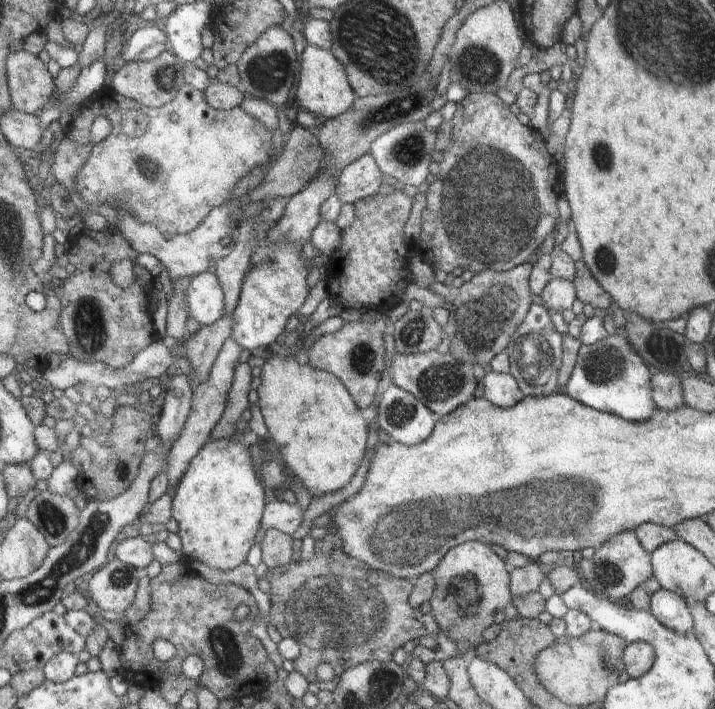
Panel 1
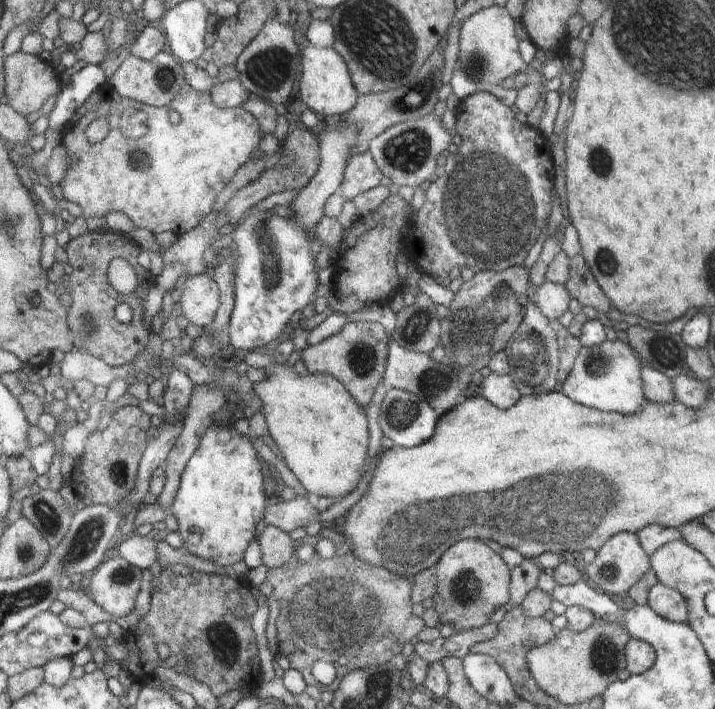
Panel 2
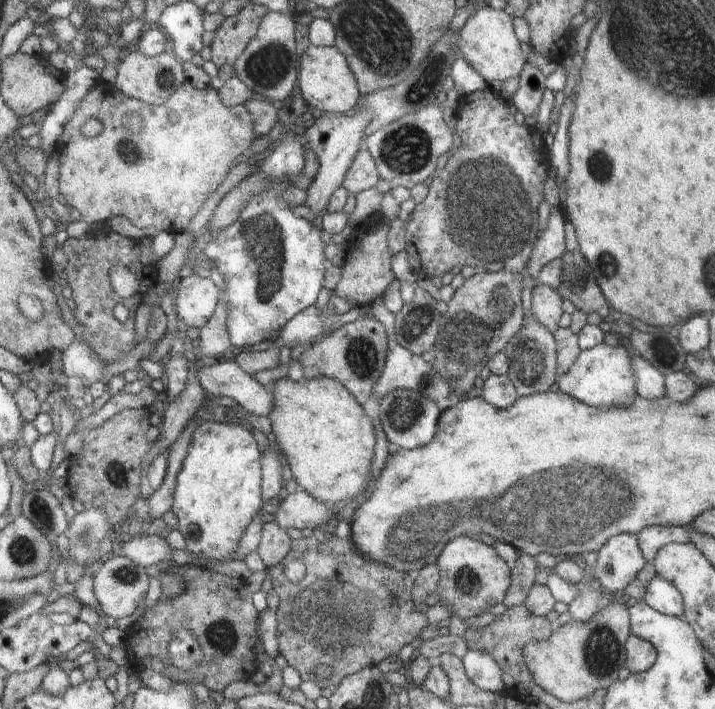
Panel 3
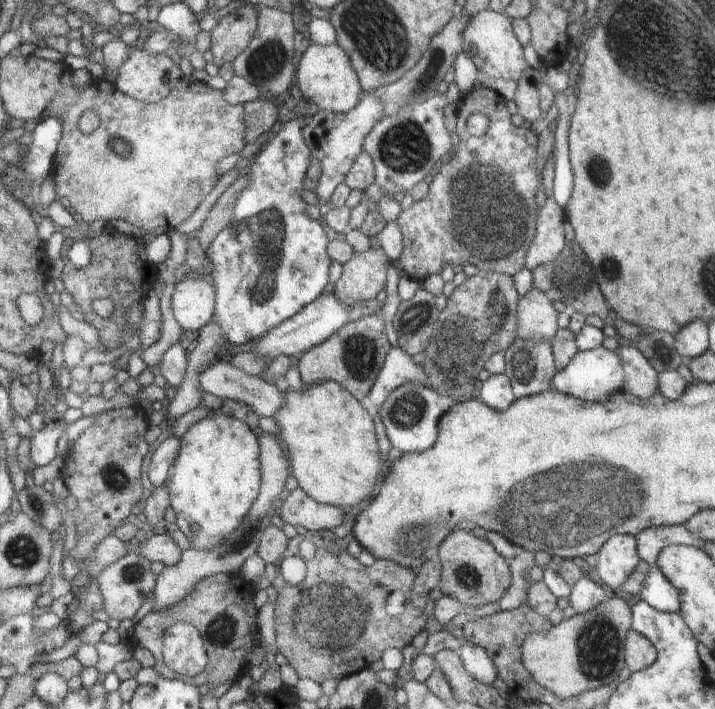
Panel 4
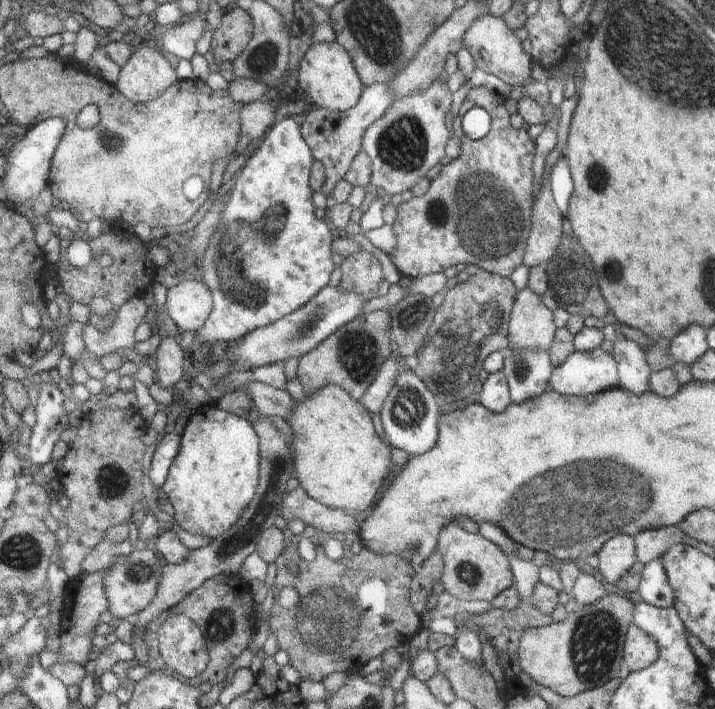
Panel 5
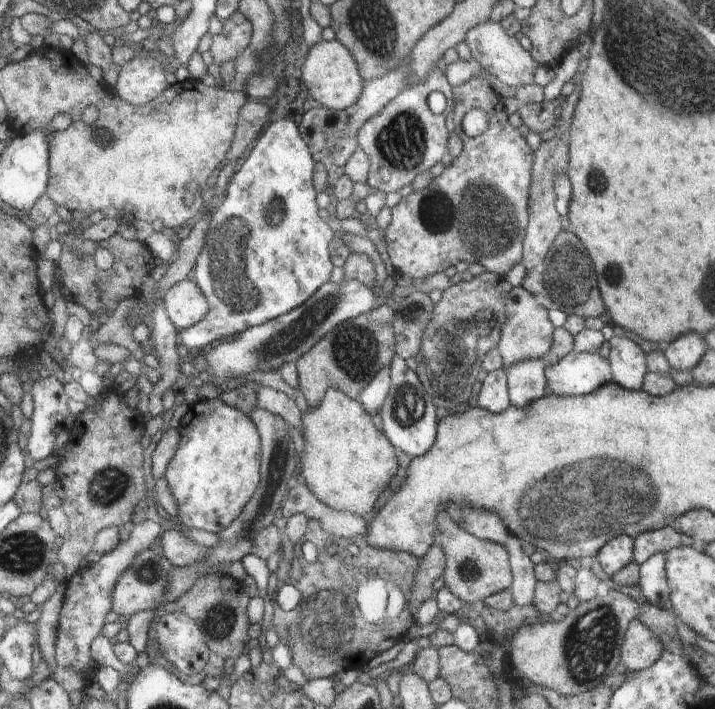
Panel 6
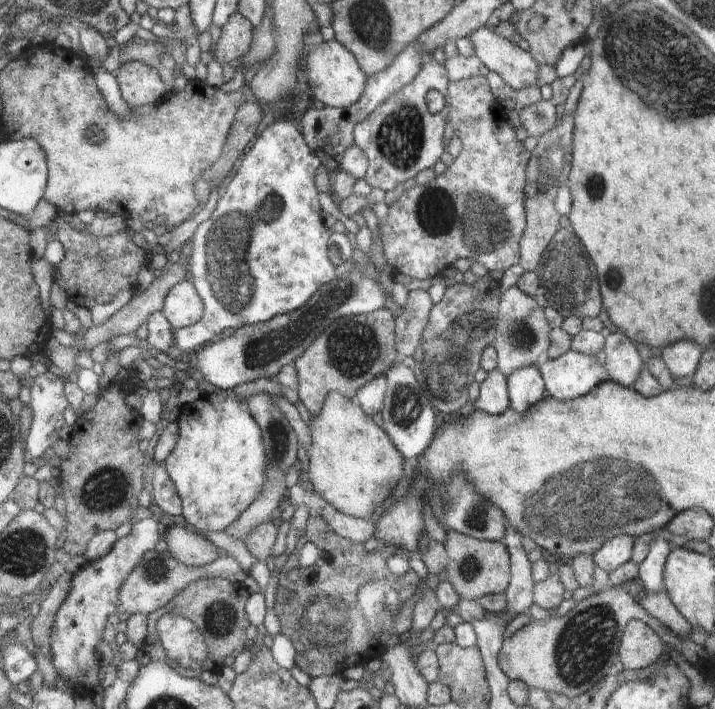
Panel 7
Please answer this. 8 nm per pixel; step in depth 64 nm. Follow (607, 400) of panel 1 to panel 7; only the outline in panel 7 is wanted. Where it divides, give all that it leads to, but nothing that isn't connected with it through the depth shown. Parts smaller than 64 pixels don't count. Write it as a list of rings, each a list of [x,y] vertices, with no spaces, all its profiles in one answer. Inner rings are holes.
[[[569,350],[555,359],[539,362],[546,394],[559,401],[577,399],[597,384],[610,380],[609,371],[592,355]]]

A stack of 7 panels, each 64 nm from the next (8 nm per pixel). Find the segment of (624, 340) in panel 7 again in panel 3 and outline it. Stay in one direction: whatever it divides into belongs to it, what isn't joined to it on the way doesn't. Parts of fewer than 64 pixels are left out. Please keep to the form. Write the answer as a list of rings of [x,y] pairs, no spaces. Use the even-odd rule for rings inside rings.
[[[634,357],[634,376],[637,396],[643,399],[666,397],[665,376],[642,357]]]

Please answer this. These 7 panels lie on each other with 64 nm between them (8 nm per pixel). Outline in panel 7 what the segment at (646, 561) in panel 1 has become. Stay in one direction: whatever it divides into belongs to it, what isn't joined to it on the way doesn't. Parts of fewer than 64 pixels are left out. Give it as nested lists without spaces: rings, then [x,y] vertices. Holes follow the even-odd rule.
[[[630,535],[615,536],[606,540],[593,554],[596,565],[609,572],[616,571],[624,563],[630,562],[633,556],[634,538]]]

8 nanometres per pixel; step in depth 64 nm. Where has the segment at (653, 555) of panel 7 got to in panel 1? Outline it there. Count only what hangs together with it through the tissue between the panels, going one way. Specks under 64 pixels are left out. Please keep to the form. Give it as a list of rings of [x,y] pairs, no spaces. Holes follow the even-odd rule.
[[[661,590],[652,597],[650,610],[674,632],[693,632],[694,622],[688,606],[684,603],[682,596],[670,590]]]

